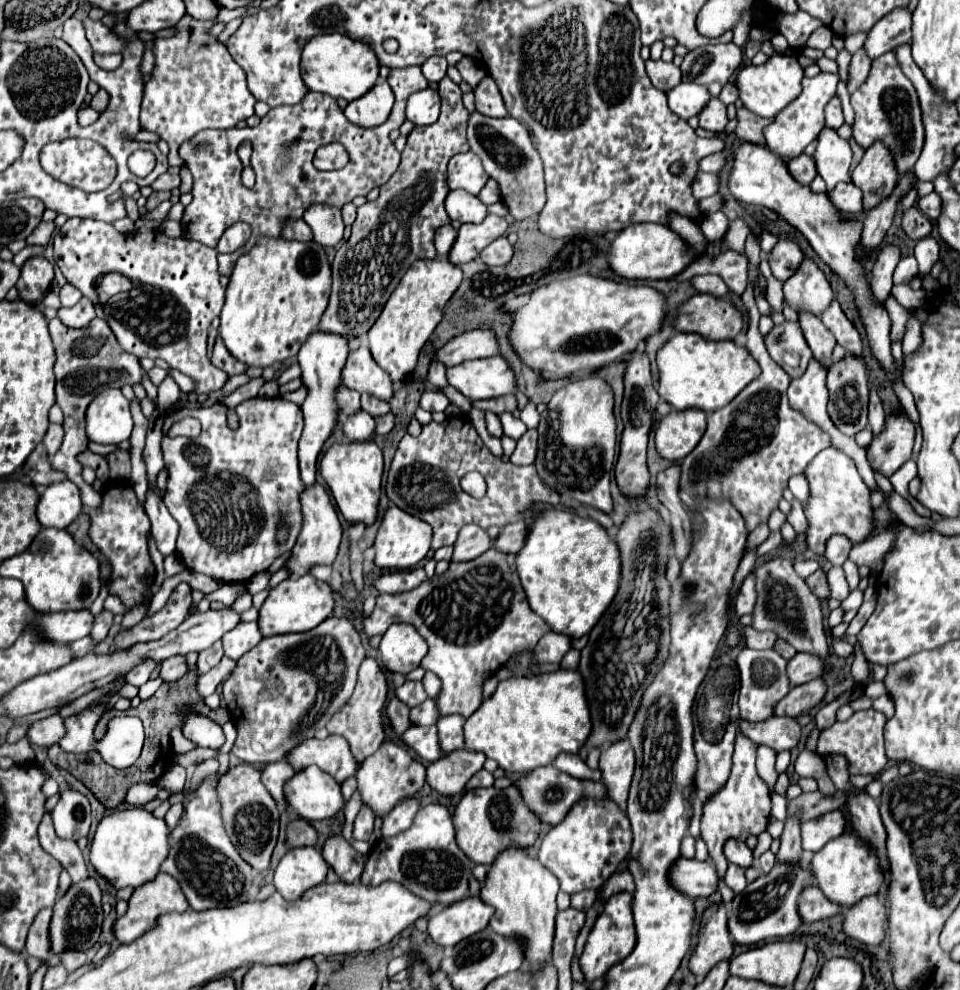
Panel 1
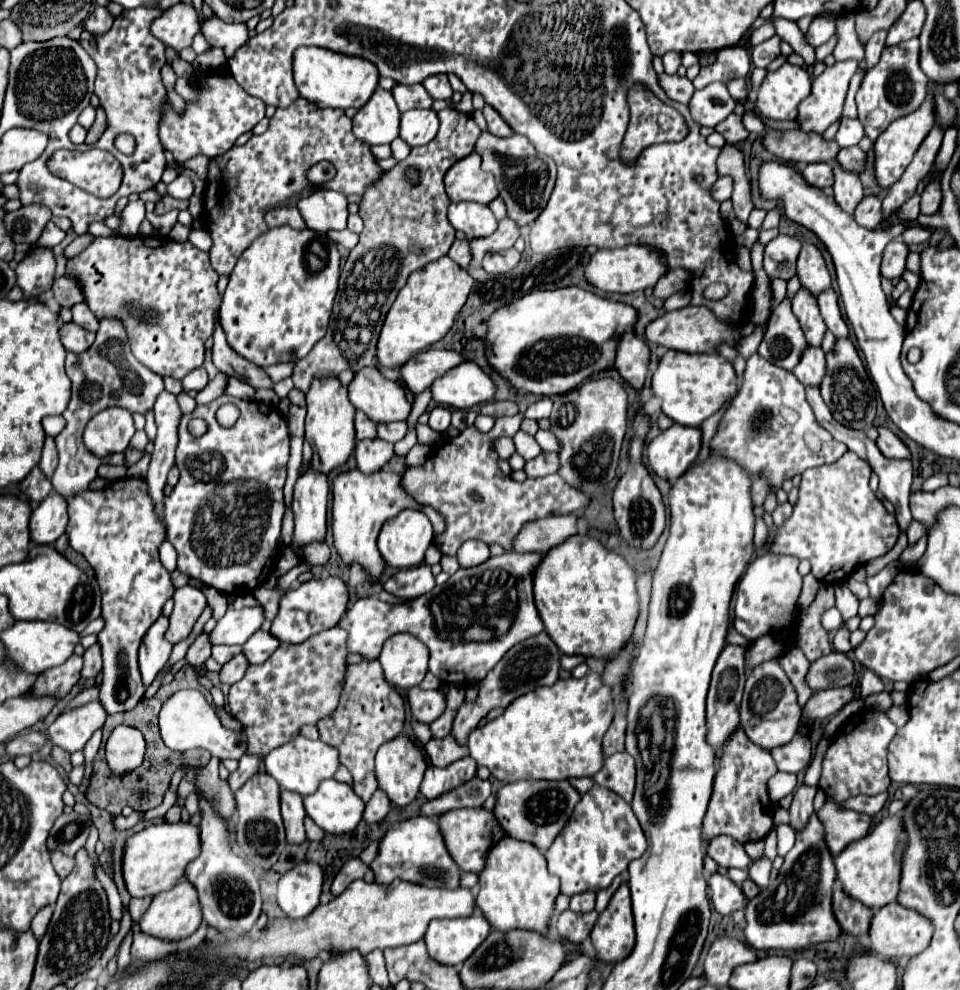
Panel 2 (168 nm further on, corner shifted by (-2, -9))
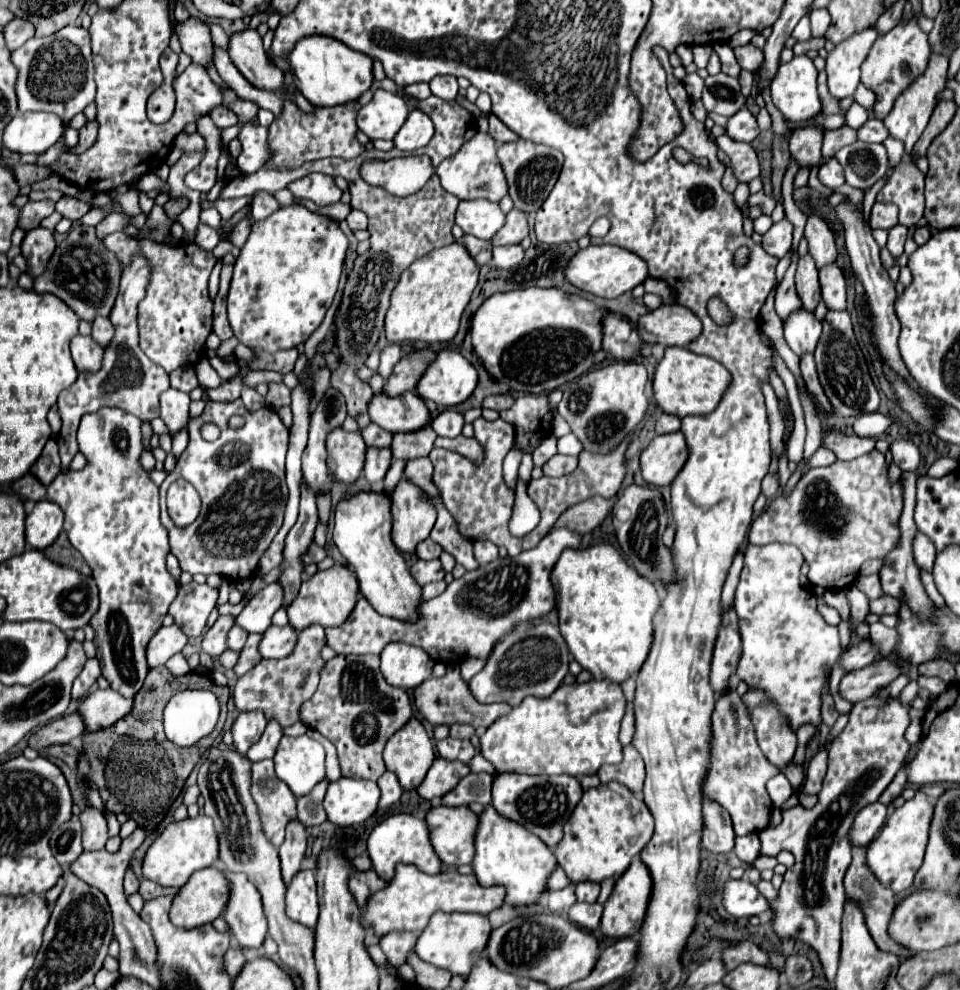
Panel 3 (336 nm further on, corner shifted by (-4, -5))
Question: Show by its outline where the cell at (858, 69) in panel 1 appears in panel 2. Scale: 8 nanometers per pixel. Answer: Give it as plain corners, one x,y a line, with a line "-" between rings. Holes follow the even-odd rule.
877,31
869,43
865,45
865,63
867,63
867,69
873,69
873,65
877,65
881,53
883,53
883,47
885,47
885,37
887,37
887,31

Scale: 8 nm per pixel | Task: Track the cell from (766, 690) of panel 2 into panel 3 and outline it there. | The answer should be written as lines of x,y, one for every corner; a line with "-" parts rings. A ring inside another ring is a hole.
749,689
743,695
747,709
751,711
751,719
757,731
757,741
763,755
779,769
791,763
797,749
797,735
787,729
787,721
775,709
775,703
761,691

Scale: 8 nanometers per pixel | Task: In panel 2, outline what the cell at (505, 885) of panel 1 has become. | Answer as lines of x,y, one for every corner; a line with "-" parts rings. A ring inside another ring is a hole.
513,837
501,839
487,855
487,865
479,873
479,887
477,907
483,911
493,929
529,929
547,935
549,921
555,911
555,899
561,891
557,877
547,871
547,861
535,845

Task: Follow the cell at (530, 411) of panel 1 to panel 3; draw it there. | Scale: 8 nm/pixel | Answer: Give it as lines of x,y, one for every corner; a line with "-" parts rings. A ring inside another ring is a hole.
571,433
571,435
565,435
559,439
559,453
569,453
569,455
579,455
583,451
583,445
577,441
577,437

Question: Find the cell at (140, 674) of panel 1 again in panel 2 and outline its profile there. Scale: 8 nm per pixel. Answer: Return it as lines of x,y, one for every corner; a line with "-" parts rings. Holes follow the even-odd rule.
161,615
145,633
141,647
139,647
139,669
145,685
151,685
155,675
161,671
161,667
167,663
173,645
165,641
165,629
167,629
167,617

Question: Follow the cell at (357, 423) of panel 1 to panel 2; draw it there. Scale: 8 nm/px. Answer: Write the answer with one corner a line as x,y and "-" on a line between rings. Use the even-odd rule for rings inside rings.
375,437
375,441
357,441
355,459
357,459
357,467
363,473
373,473
385,467
391,457
393,457
393,445
381,441
379,437

